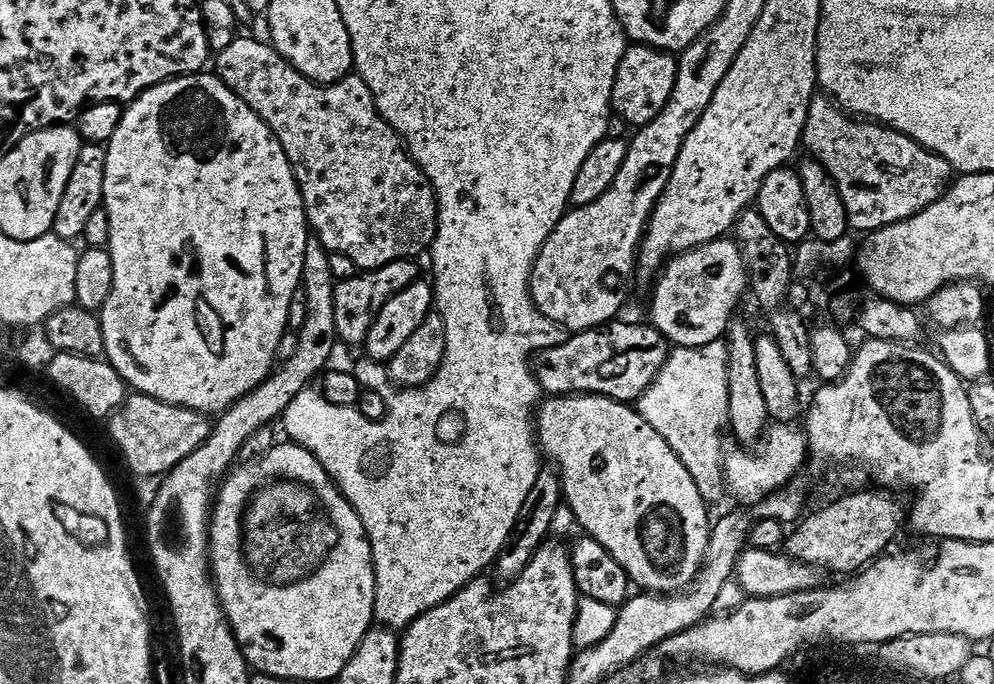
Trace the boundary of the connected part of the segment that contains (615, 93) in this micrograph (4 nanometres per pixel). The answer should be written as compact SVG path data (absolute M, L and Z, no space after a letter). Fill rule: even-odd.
M633 43L624 51L622 62L616 68L614 88L612 90L612 111L621 116L633 128L645 128L658 114L662 106L670 102L670 93L674 91L676 76L682 71L676 65L677 57L671 52L651 48L648 44Z

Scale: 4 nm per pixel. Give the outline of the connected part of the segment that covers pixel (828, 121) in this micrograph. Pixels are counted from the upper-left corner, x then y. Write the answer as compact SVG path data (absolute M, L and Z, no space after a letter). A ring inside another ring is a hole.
M824 94L812 97L804 123L802 148L803 151L808 151L805 153L811 159L822 162L822 166L826 166L826 170L834 178L842 194L842 202L846 202L848 227L853 233L871 234L880 228L917 216L944 196L954 176L952 167L938 154L893 128L886 128L883 124L869 122L845 112Z

